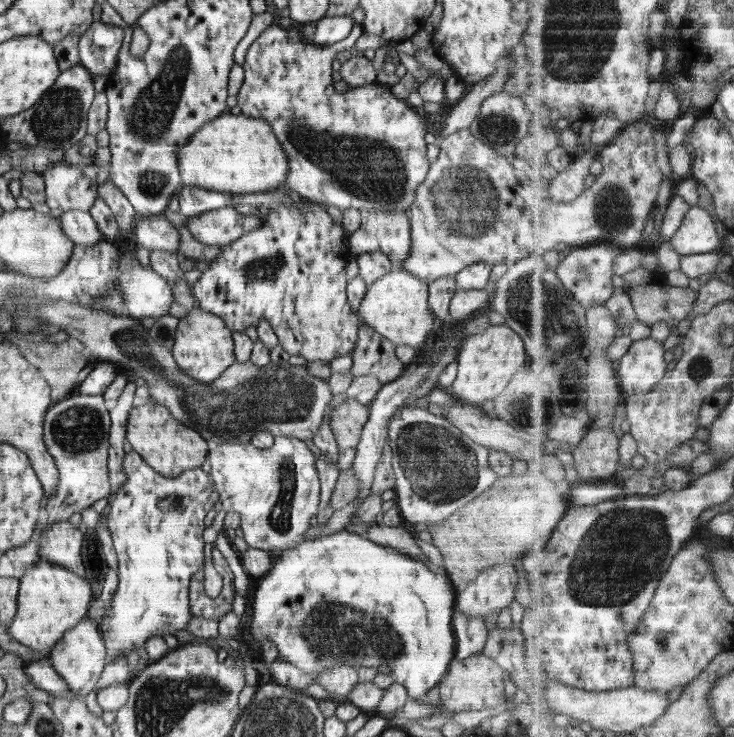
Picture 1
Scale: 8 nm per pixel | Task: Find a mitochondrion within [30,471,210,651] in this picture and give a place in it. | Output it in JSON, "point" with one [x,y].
{"point":[94,558]}

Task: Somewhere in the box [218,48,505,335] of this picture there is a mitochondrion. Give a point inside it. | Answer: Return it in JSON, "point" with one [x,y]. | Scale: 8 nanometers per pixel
{"point":[369,170]}

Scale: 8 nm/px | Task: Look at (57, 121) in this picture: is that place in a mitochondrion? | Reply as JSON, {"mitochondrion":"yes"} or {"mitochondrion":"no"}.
{"mitochondrion":"yes"}

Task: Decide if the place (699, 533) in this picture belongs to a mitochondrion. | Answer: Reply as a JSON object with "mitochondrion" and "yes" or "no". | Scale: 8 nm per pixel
{"mitochondrion":"no"}

